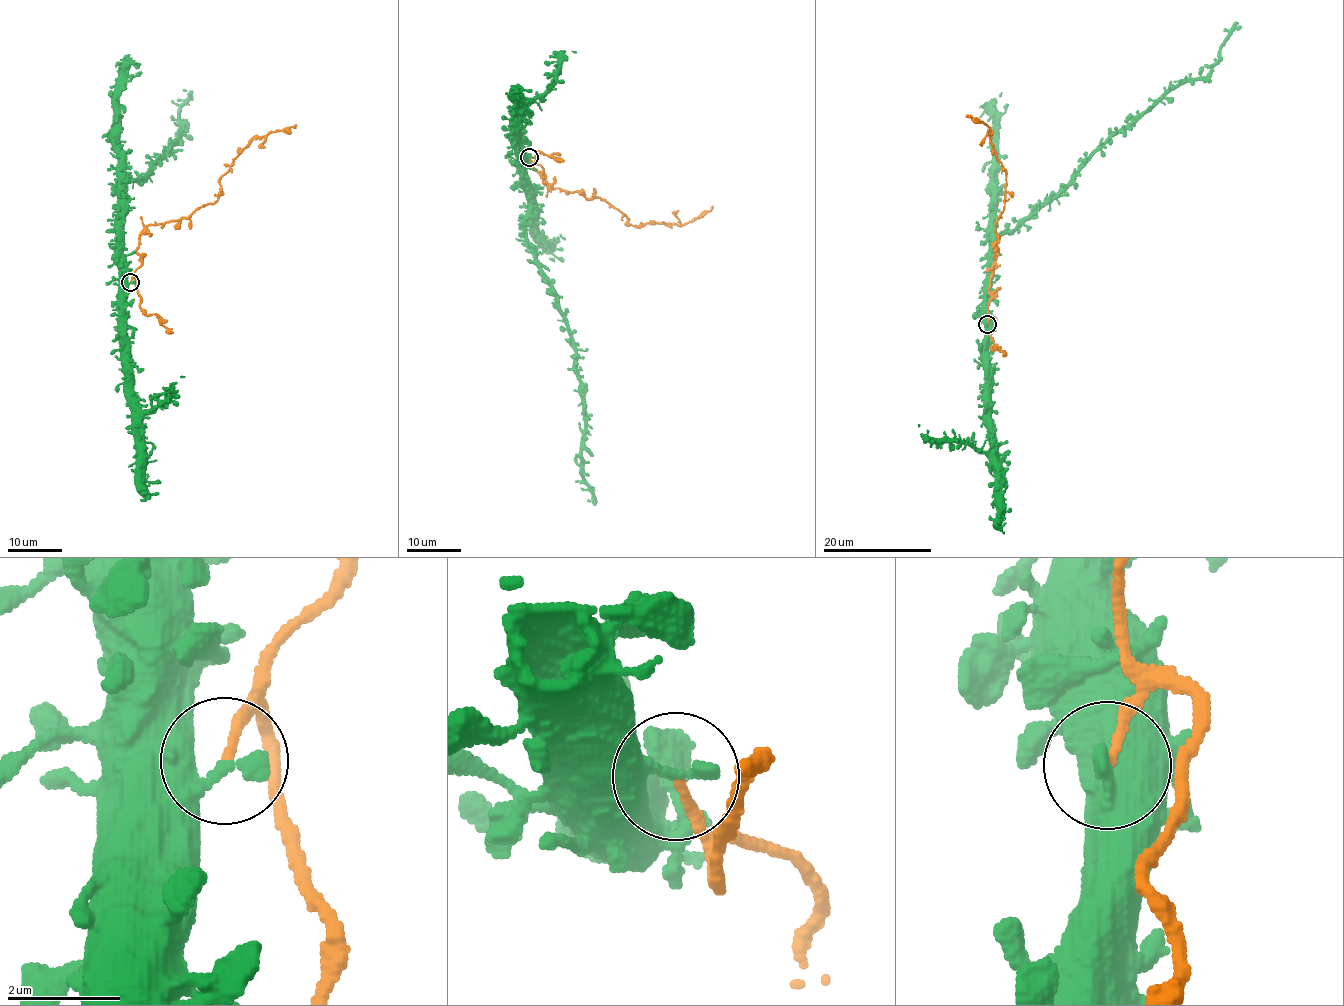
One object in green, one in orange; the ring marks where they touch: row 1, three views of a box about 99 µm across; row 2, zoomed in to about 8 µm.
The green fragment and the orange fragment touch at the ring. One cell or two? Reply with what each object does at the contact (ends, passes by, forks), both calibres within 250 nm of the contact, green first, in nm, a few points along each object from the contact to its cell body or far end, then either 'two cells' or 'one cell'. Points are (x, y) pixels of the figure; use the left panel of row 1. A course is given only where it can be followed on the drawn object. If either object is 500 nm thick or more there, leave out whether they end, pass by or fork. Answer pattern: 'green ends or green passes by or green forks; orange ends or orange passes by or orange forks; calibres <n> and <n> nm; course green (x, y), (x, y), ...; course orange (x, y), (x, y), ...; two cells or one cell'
green ends; orange ends; calibres 400 and 130 nm; course green (131, 282), (118, 186), (139, 181), (170, 154), (190, 91), (183, 89); course orange (131, 282), (142, 263), (141, 231), (212, 204), (219, 178), (254, 138), (295, 126); two cells

